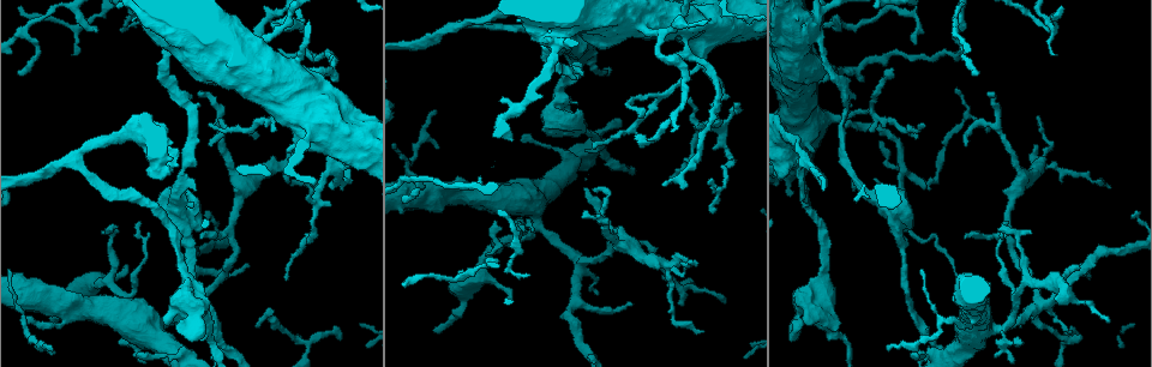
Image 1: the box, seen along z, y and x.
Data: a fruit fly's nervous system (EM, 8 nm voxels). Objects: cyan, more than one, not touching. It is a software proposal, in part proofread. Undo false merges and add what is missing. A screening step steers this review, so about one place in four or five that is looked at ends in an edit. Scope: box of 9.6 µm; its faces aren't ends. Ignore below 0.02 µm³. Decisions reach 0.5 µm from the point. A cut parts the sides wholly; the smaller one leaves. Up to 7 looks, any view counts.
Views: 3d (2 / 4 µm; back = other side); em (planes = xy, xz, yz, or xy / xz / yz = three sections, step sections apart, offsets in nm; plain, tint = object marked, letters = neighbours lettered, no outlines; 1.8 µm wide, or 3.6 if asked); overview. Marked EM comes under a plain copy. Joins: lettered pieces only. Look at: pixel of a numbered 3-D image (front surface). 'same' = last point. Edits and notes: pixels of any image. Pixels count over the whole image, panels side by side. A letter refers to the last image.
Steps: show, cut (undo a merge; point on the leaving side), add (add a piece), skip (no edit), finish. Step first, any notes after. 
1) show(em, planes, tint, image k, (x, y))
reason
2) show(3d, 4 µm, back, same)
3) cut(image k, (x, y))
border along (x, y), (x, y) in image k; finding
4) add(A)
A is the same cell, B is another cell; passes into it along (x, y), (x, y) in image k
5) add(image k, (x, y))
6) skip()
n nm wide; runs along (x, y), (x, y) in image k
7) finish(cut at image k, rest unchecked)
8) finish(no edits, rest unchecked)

show(3d, 2 µm, back, image 1, (461, 25))
sharp bend

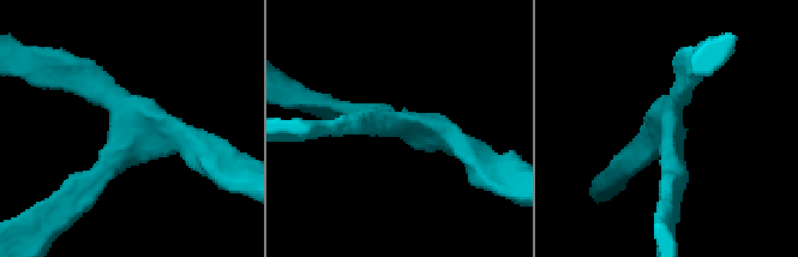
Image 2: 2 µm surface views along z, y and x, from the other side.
show(em, yz, step 16, tint, image 2, (124, 141))
3 arms

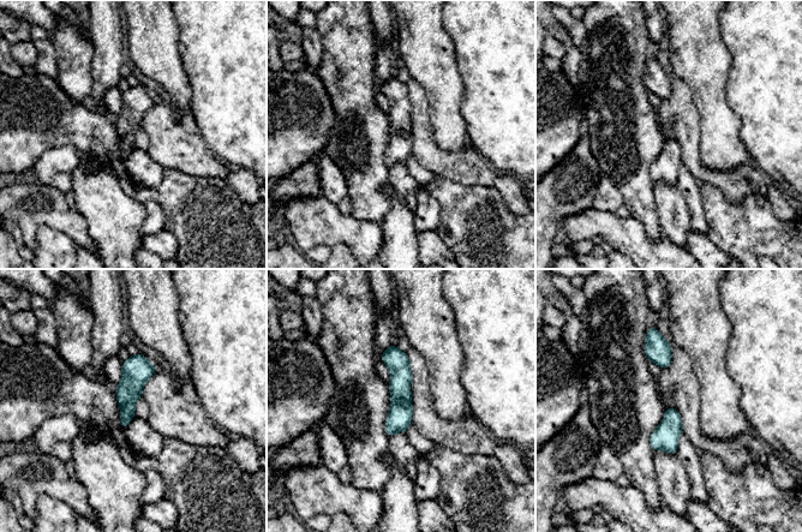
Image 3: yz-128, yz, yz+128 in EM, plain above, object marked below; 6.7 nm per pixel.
show(em, planes, letters, same)

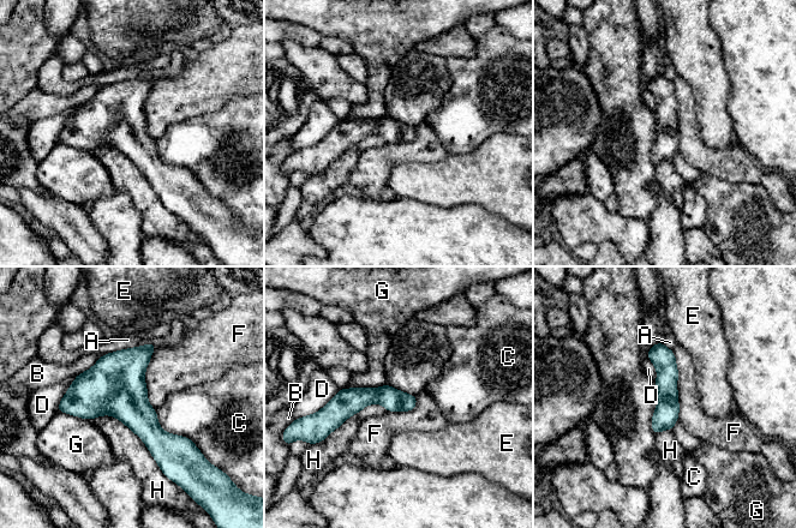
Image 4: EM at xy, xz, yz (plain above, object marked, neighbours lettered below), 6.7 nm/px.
skip()
150 nm wide; A, B, C, D, E, F, G and H are other cells; runs along (413, 398), (361, 396), (328, 414) in image 4; continuous, no second neuron

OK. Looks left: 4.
show(3d, 4 µm, back, image 1, (560, 31))
closes a loop

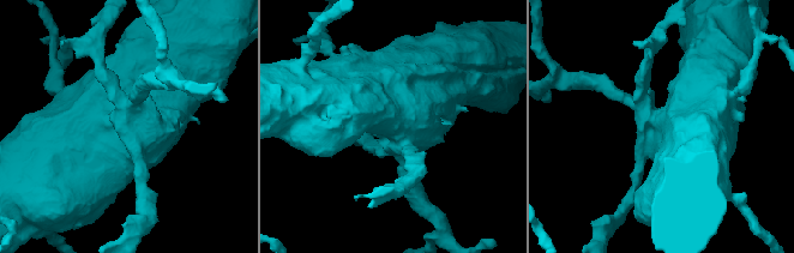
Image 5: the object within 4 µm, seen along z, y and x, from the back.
show(em, 3.6 µm, planes, tint, image 5, (662, 120))

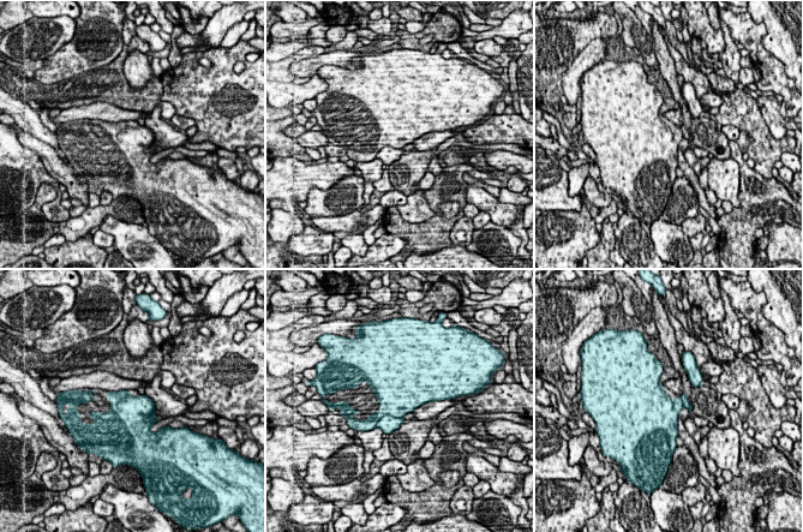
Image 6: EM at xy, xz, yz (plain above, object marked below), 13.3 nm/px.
show(em, 3.6 µm, planes, letters, same)

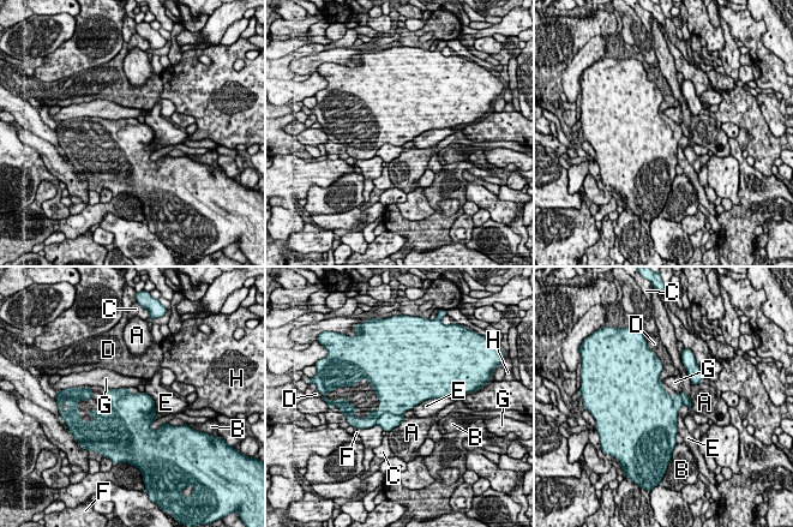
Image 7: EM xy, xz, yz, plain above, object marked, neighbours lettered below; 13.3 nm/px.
cut(image 7, (388, 421))
A, B, C, D, E, F, G and H are other cells; border along (401, 414), (384, 412), (374, 424) in image 7; two neurons meet here

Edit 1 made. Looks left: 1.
show(em, planes, letters, image 1, (285, 280))
thin end

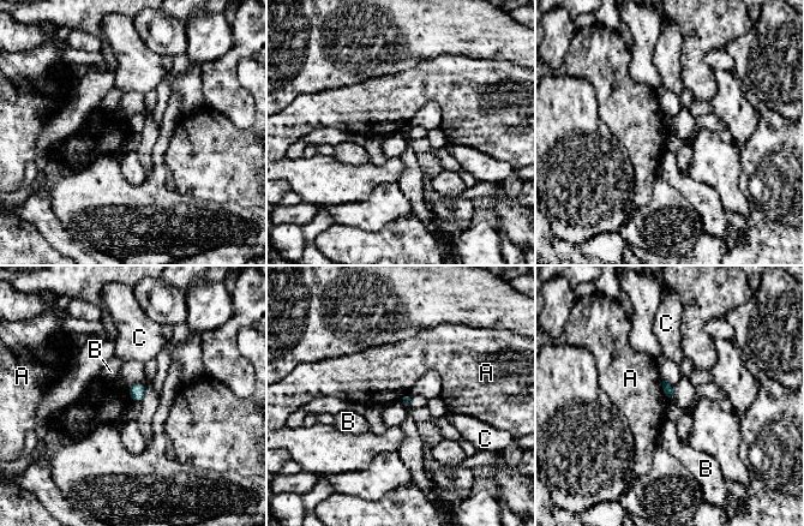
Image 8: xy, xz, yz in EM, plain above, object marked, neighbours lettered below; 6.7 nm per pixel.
skip()
A, B and C are other cells; border along (661, 380), (664, 394), (668, 400) in image 8; none of them fits

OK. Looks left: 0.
finish(cut at image 7, rest unchecked)

